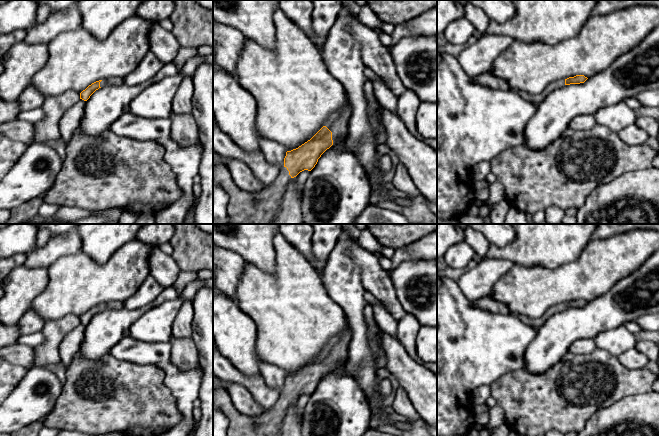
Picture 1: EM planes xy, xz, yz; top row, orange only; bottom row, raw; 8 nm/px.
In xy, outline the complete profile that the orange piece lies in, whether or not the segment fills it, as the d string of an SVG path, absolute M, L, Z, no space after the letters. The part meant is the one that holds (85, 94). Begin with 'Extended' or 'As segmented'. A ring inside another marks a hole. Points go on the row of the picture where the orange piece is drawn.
Extended. M112 77L112 78L96 81L91 85L89 85L85 90L83 90L80 93L80 99L87 101L90 98L90 96L101 87L107 85L120 86L122 84L124 84L124 79L119 77Z

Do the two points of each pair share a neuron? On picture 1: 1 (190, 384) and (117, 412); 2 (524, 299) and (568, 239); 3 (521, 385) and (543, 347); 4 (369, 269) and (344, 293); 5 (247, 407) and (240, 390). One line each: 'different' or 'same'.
1: different
2: different
3: different
4: different
5: same

